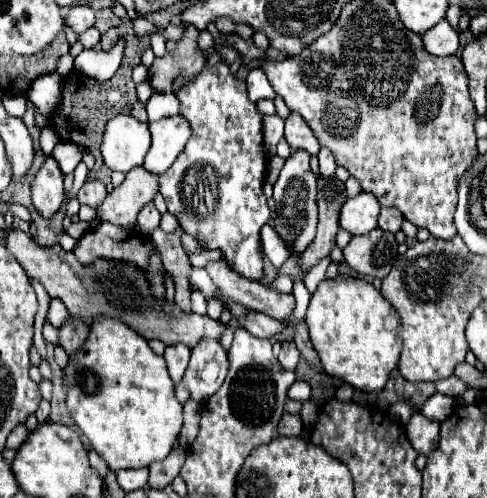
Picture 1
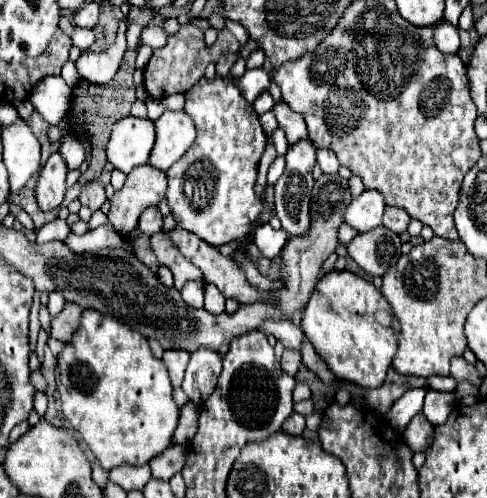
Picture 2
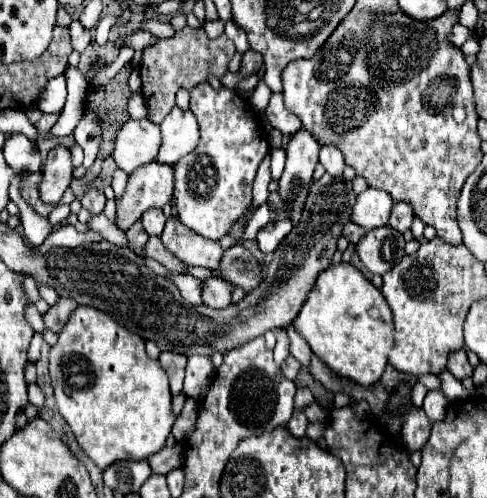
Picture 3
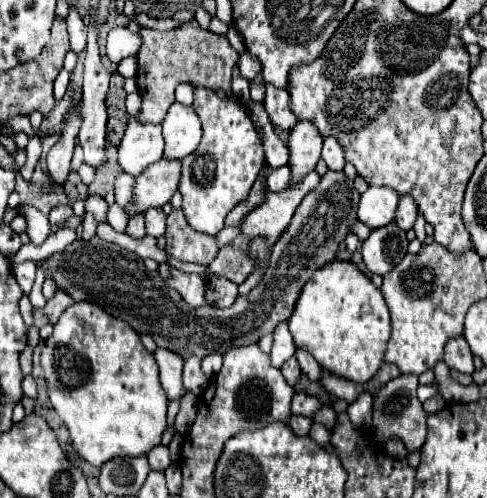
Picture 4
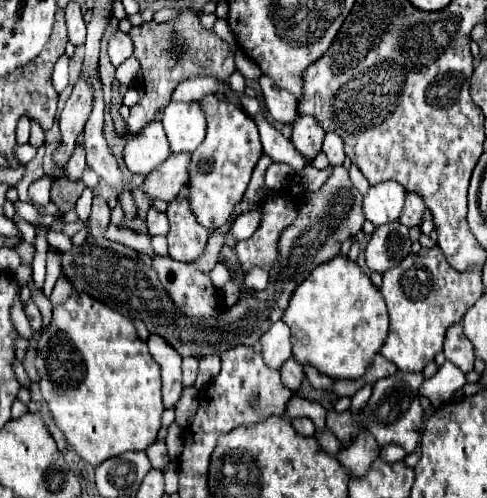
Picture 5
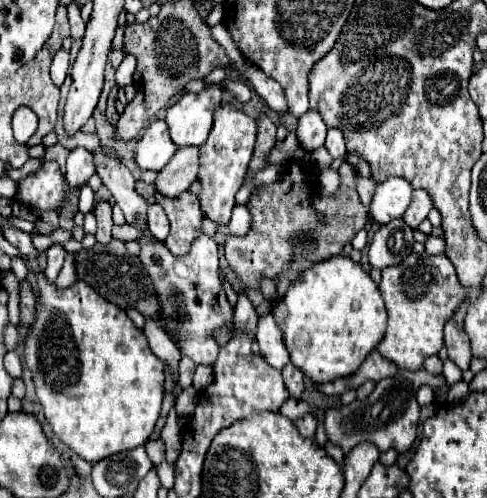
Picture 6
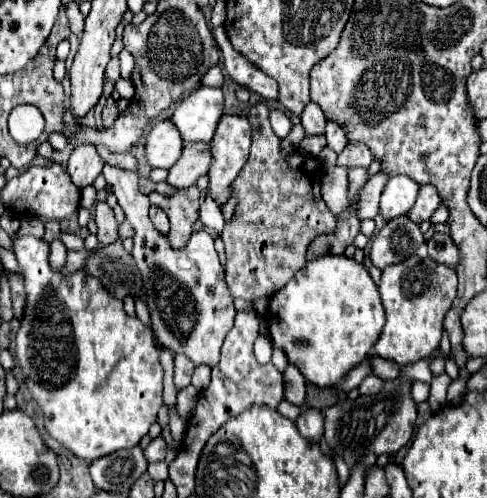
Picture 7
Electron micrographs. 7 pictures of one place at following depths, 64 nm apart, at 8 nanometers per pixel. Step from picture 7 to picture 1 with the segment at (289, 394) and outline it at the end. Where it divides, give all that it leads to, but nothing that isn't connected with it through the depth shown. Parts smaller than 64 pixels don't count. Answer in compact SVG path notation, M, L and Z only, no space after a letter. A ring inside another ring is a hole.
M284 342L282 344L282 352L278 356L278 362L282 364L282 368L294 370L296 364L298 364L298 360L300 360L300 352L298 352L296 344L294 342Z

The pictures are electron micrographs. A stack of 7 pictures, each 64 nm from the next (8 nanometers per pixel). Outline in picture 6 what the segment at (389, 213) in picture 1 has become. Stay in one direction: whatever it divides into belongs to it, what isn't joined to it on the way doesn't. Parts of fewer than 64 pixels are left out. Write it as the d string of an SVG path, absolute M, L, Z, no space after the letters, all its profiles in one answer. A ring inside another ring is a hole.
M414 190L412 192L412 204L408 206L408 210L404 212L402 220L410 226L410 228L418 228L418 224L422 220L426 220L428 212L432 208L432 200L428 196L426 190Z

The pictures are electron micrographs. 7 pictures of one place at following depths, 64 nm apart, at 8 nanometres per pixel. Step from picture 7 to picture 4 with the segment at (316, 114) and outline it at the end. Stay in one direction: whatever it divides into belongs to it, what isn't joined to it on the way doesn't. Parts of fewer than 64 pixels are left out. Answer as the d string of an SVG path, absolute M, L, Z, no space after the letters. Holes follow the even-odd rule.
M302 120L290 132L288 150L290 150L288 186L296 186L304 180L308 172L316 168L316 162L320 160L320 150L322 150L322 136L316 132L316 128L312 128L310 122Z

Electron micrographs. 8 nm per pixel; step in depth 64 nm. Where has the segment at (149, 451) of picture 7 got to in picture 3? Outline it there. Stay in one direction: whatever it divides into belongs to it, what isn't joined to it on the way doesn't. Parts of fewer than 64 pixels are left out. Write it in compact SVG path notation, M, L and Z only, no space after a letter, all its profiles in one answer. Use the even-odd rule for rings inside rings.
M176 444L176 446L172 446L172 448L162 448L160 452L152 454L152 456L148 458L148 464L150 464L150 468L152 468L154 474L166 476L168 472L172 472L172 470L176 470L176 468L182 468L182 458L184 458L182 446Z

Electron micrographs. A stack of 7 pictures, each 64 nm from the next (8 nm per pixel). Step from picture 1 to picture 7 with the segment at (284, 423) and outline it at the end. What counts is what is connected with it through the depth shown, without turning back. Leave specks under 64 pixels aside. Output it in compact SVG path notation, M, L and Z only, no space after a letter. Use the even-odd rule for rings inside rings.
M312 408L304 410L298 416L296 426L298 426L300 434L304 438L312 440L312 442L318 442L322 438L322 434L324 434L324 418L322 418L322 414L318 410L312 410Z

